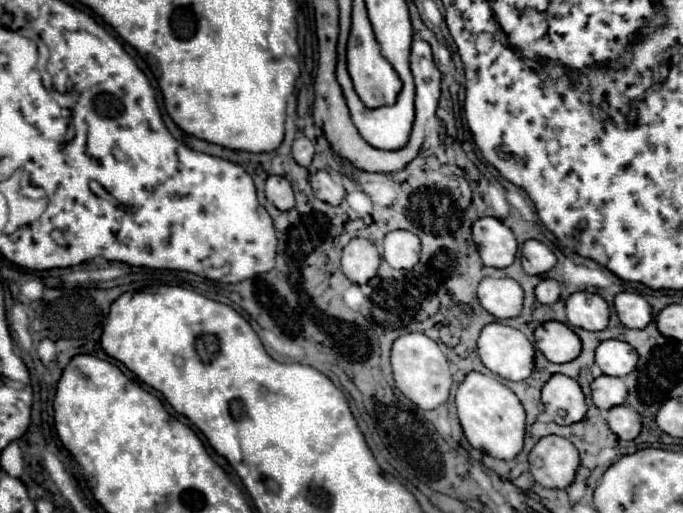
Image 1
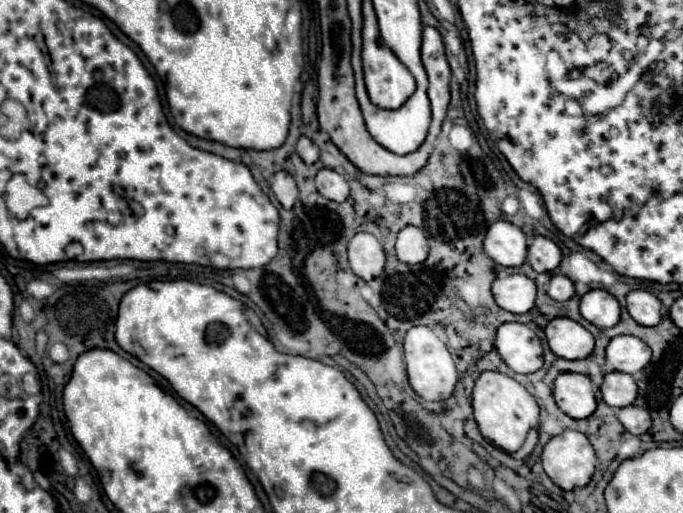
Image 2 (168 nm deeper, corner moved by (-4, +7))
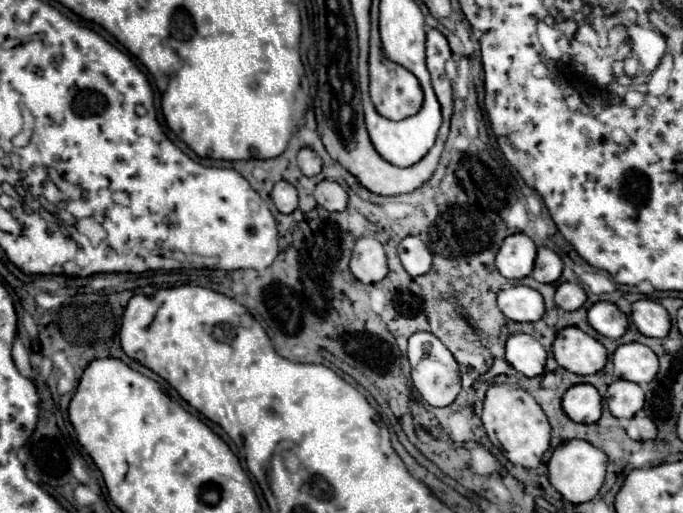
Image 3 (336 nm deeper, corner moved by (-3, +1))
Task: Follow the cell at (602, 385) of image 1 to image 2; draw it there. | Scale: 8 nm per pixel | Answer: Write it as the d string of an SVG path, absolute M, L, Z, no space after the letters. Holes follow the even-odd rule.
M609 373L601 385L603 401L609 407L629 407L637 399L637 383L627 373Z

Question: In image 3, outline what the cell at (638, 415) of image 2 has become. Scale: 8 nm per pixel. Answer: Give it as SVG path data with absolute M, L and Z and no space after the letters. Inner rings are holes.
M642 413L634 415L632 419L628 419L624 429L626 429L628 437L636 439L636 441L646 441L646 439L654 439L656 437L656 425Z

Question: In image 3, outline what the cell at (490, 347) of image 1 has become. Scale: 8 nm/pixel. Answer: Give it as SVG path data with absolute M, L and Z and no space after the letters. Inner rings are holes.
M516 333L516 335L510 335L506 341L506 361L518 373L526 377L536 377L544 373L546 351L532 335Z

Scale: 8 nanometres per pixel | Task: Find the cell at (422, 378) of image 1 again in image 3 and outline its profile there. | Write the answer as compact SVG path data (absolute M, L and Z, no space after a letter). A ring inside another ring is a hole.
M414 333L408 339L408 361L412 369L412 383L422 395L422 399L432 407L446 407L450 405L456 395L460 393L460 371L454 367L452 353L444 347L444 343L432 333Z

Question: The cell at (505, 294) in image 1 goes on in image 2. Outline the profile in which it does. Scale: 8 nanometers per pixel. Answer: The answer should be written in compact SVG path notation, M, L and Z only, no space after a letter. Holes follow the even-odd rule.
M507 275L493 281L493 297L497 305L511 313L527 313L535 307L537 287L527 275Z

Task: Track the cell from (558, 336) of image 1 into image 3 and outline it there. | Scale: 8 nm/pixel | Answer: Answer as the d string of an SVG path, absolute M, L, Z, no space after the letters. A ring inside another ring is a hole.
M578 327L560 329L552 343L552 353L560 367L578 375L598 373L606 365L604 345Z

